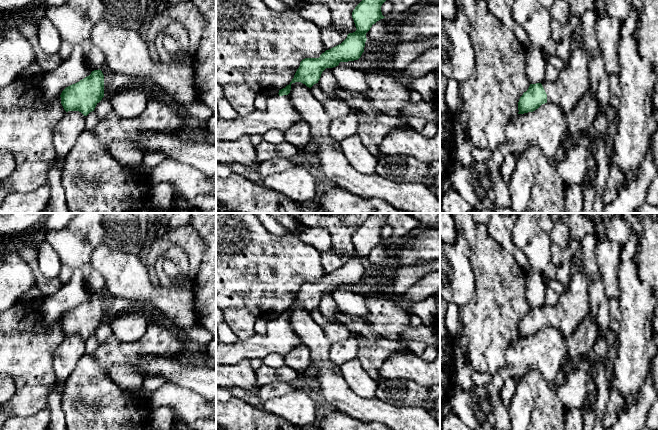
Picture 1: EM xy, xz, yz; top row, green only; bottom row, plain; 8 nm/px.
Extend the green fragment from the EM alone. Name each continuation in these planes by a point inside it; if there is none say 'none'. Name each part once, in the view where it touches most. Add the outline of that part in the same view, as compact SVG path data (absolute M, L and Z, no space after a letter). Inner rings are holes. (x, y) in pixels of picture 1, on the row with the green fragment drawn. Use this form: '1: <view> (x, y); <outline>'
1: yz (572, 83); M576 43L571 51L565 68L559 77L551 82L541 84L547 94L547 103L559 106L566 114L570 114L577 102L589 90L588 67L589 56L584 48Z

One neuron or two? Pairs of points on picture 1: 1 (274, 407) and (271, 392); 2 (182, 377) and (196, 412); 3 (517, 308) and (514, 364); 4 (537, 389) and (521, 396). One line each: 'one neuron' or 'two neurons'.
1: two neurons
2: two neurons
3: two neurons
4: two neurons

